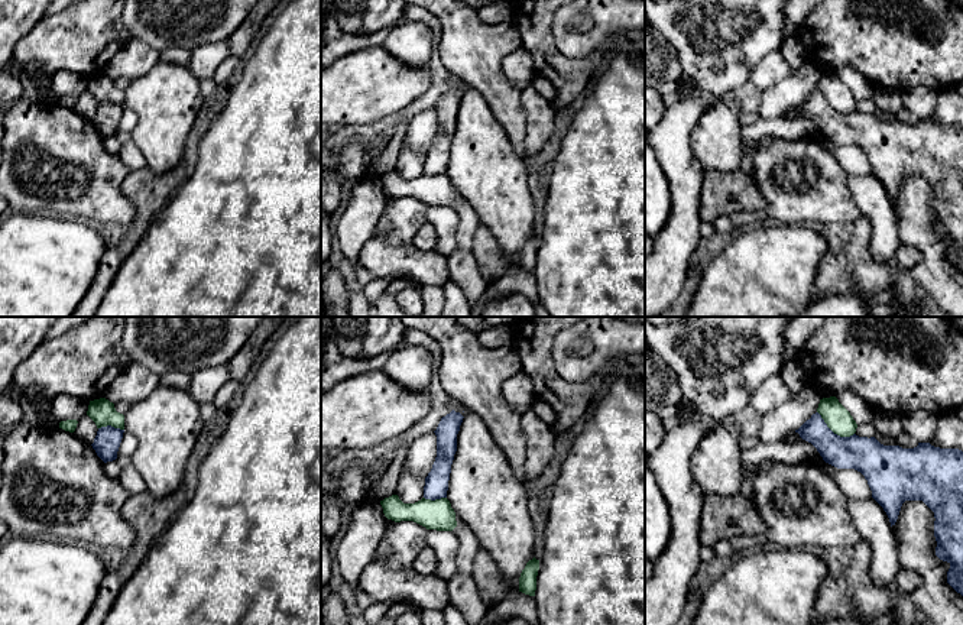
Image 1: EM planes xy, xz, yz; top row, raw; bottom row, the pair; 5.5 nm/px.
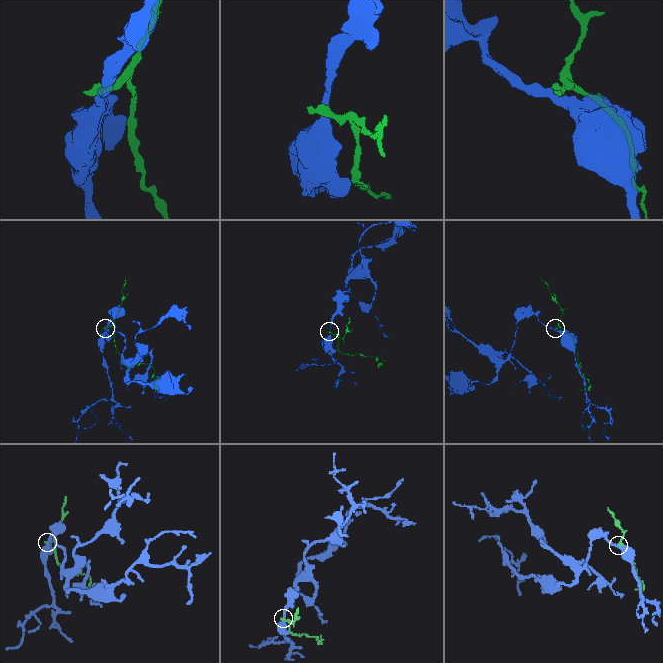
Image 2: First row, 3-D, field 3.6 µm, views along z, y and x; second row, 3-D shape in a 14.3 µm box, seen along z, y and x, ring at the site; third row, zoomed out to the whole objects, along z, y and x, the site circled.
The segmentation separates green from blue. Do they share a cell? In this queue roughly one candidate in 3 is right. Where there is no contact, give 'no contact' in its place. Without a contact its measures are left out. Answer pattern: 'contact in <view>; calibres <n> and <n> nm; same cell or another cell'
contact in yz; calibres 140 and 200 nm; another cell

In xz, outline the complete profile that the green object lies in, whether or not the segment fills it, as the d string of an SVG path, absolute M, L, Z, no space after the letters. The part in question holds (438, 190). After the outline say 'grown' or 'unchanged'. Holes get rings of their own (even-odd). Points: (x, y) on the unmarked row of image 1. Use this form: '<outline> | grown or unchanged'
M398 171L380 177L383 190L395 198L414 197L427 205L453 207L457 203L455 188L447 174L403 179Z | unchanged

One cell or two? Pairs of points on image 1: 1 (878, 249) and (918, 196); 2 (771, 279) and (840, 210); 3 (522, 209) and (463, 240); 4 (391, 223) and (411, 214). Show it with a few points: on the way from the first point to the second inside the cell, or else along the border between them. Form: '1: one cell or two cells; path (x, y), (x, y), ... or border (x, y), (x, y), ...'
1: two cells; border (889, 203), (900, 240)
2: two cells; border (807, 224), (816, 227)
3: two cells; border (460, 194), (473, 209), (480, 223)
4: one cell; path (395, 223), (407, 214)

